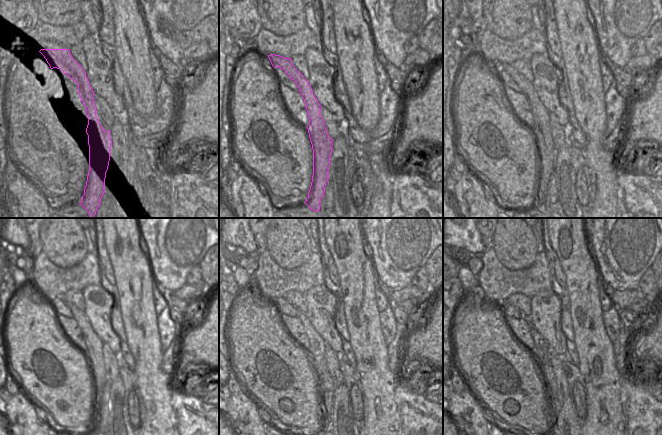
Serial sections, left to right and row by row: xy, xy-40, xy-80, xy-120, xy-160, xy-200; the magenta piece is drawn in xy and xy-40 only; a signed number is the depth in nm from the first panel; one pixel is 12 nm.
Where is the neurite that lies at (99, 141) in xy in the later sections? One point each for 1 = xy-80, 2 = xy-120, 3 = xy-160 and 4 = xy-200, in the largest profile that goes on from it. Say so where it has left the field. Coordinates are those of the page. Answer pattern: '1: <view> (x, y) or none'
1: xy-80 (547, 154)
2: xy-120 (93, 352)
3: xy-160 (316, 350)
4: xy-200 (541, 350)

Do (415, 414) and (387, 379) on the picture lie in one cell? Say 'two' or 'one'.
two

